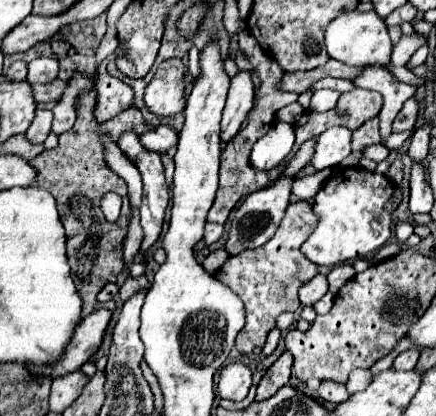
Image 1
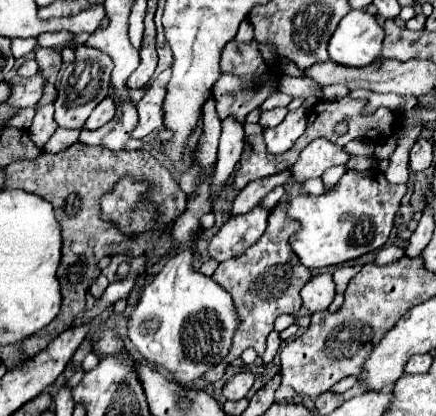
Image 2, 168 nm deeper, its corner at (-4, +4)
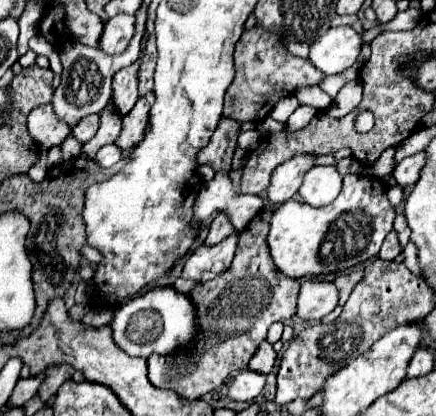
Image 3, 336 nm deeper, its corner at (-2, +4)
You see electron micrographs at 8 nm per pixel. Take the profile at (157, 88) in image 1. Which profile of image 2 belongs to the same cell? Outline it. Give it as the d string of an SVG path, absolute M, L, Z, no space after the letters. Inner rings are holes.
M170 69L162 71L146 89L144 97L136 103L138 109L138 125L132 131L134 139L142 139L148 133L162 127L162 101L166 93L166 85L170 81Z

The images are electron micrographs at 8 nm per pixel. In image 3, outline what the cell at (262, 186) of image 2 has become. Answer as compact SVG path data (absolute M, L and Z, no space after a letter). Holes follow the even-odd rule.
M218 213L216 219L210 225L210 233L208 233L206 241L208 241L208 245L216 245L218 241L226 239L230 233L234 233L234 229L232 229L232 223L228 221L228 215L226 213Z

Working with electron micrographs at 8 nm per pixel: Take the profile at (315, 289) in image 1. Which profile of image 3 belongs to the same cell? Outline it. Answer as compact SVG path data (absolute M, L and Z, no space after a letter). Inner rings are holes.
M308 279L300 287L296 315L306 321L320 321L338 305L338 289L332 281Z

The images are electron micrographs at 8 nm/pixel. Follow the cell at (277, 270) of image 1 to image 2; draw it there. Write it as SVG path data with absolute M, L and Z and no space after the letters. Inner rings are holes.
M280 201L270 211L264 235L252 247L248 247L244 255L220 263L218 269L214 271L212 279L232 295L240 325L232 337L232 345L226 359L208 373L204 373L202 379L206 383L216 383L224 375L226 367L234 359L238 359L242 351L248 347L252 347L258 353L258 357L262 357L266 349L266 337L274 329L276 317L284 313L288 315L300 313L302 309L300 289L312 279L312 273L298 261L298 257L294 257L294 253L290 253L290 245L286 245L286 237L290 237L294 229L298 229L298 225L294 225L294 221L286 221L286 201Z

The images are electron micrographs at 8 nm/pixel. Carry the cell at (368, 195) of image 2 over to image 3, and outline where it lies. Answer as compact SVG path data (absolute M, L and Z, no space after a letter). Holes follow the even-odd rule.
M346 175L340 195L330 205L316 209L316 207L310 207L308 203L288 199L274 211L274 217L270 221L270 233L268 233L270 255L280 271L296 279L330 273L330 271L344 271L344 269L350 269L352 265L364 263L378 255L384 237L392 231L394 217L396 213L390 207L386 197L386 185L380 179L364 177L364 175Z

